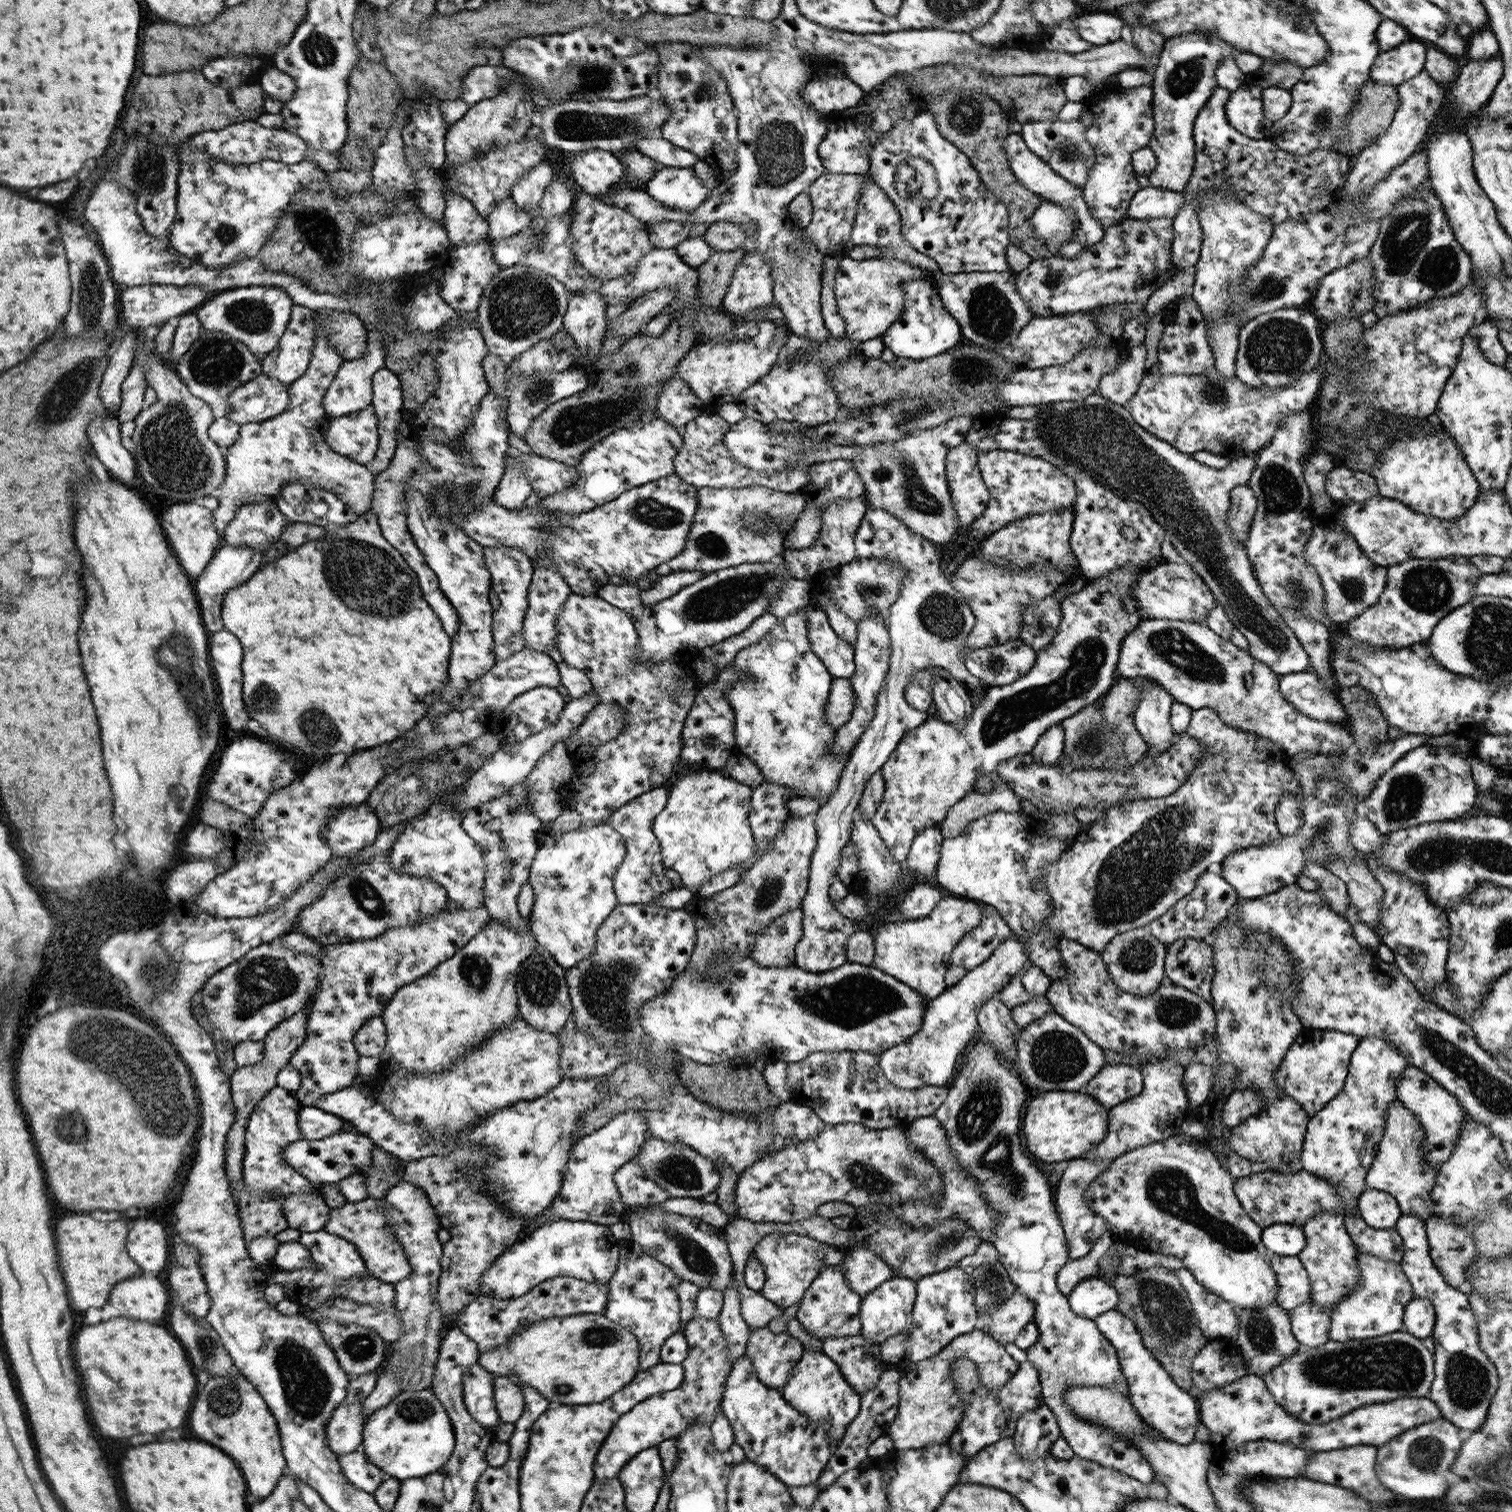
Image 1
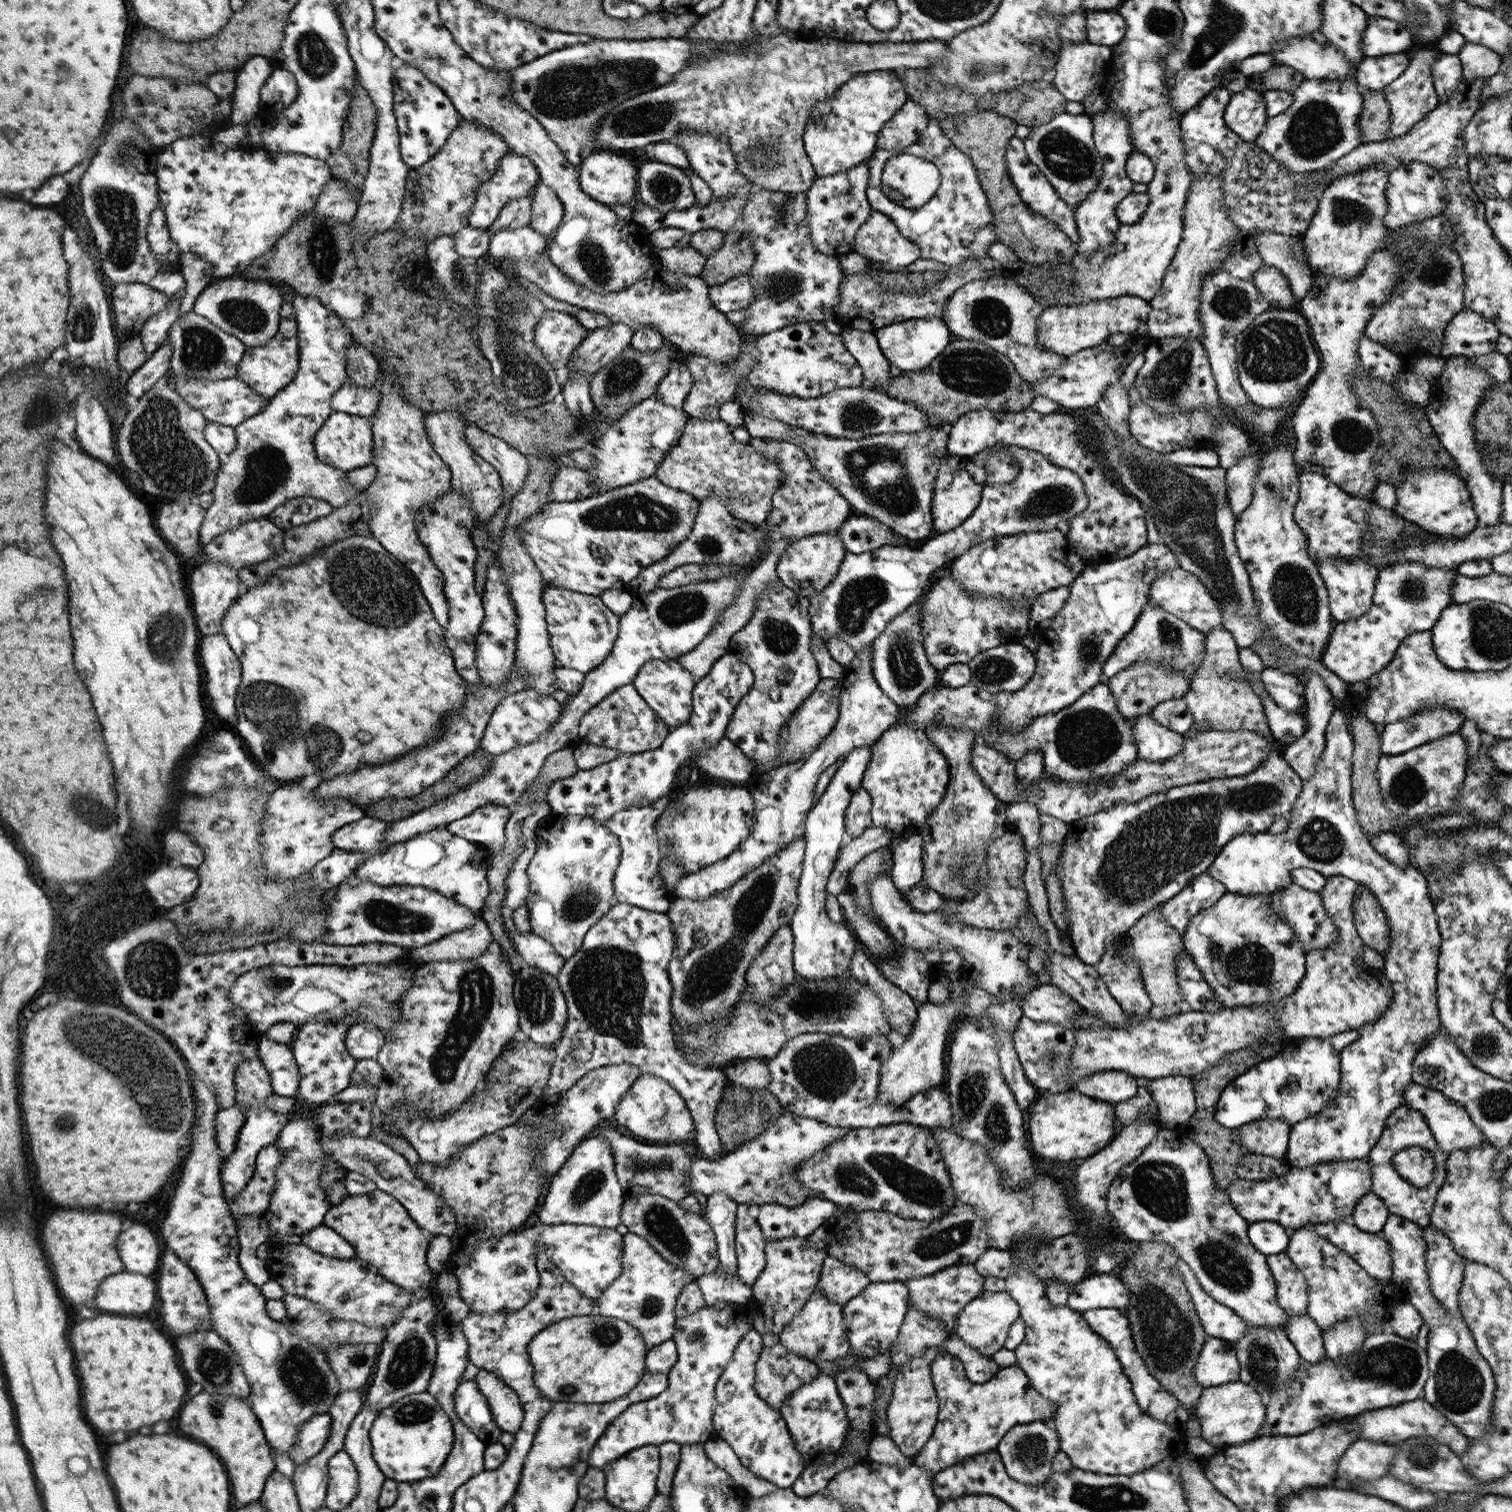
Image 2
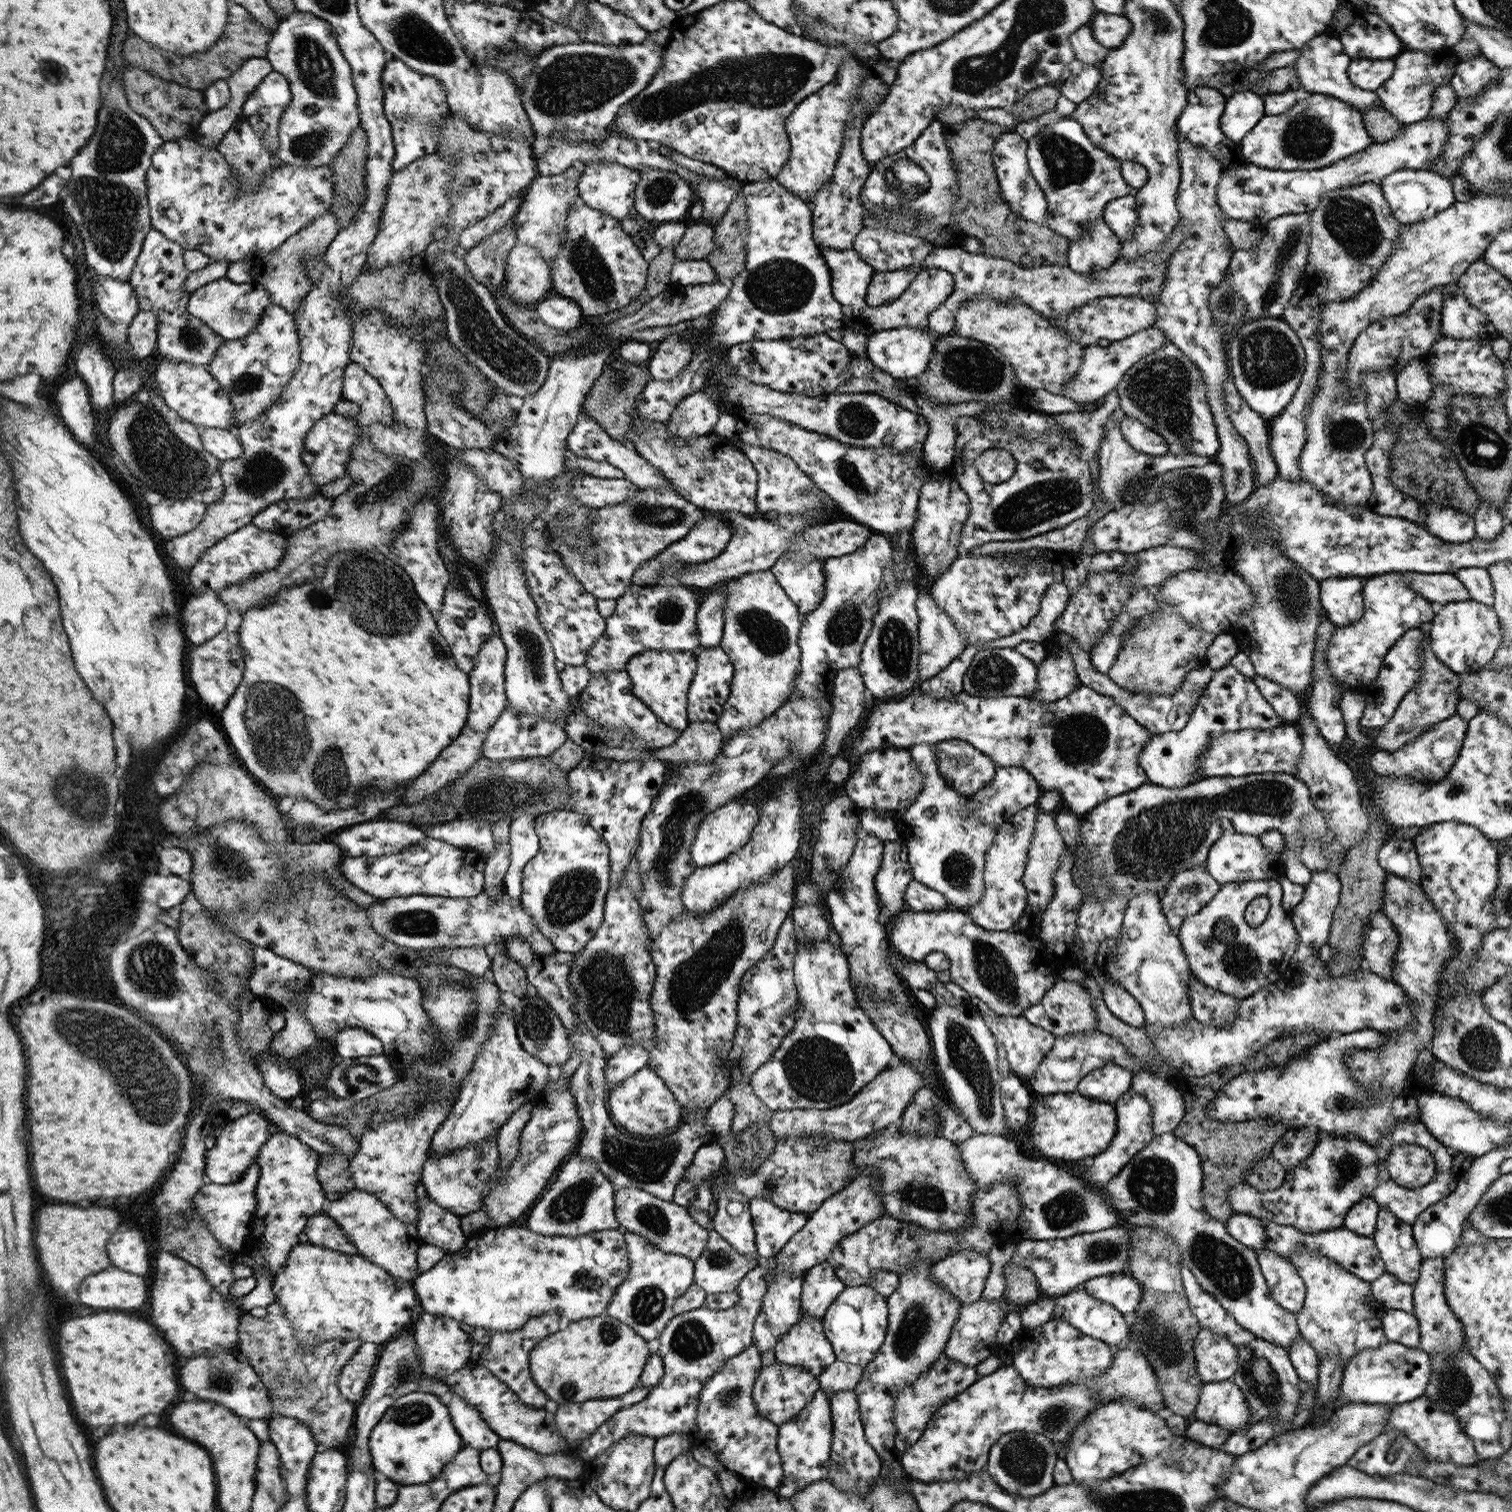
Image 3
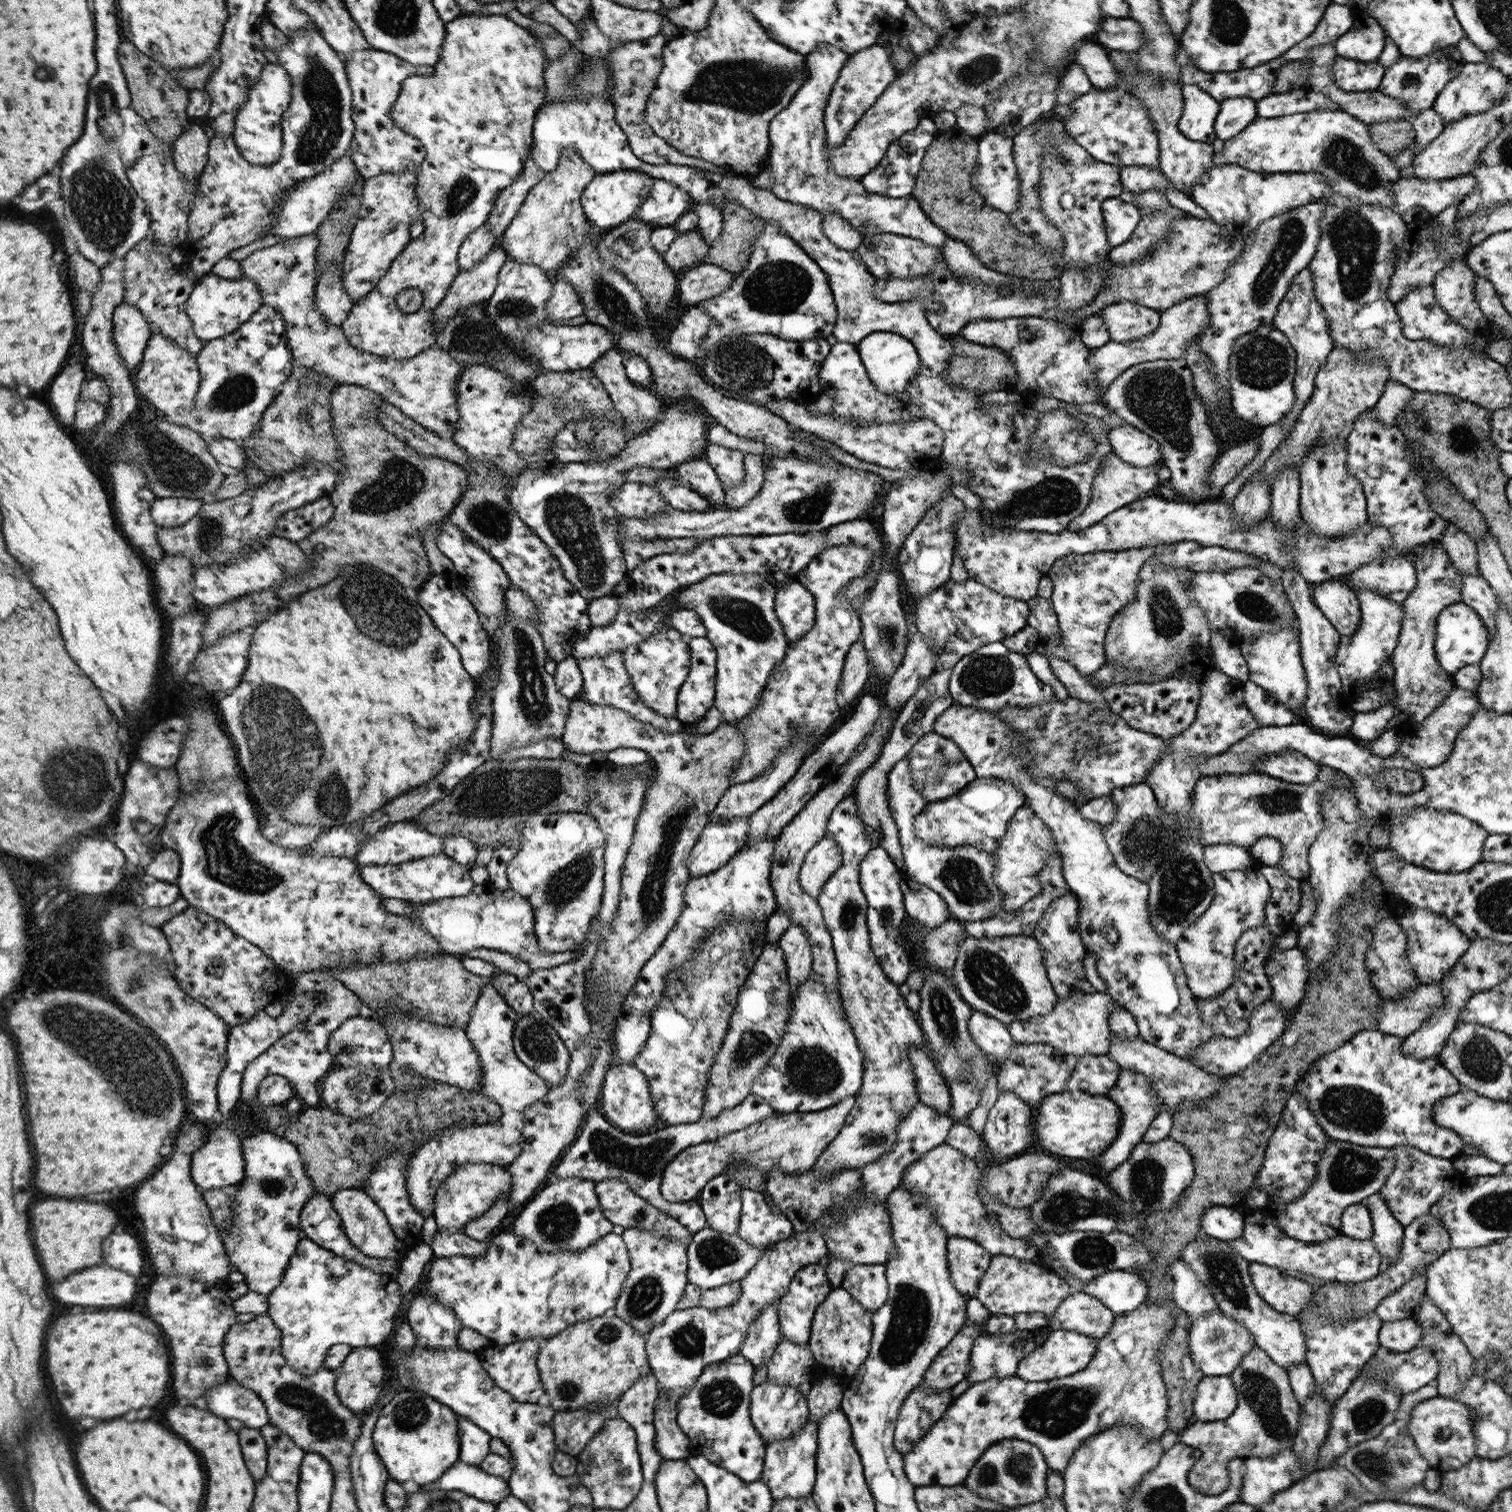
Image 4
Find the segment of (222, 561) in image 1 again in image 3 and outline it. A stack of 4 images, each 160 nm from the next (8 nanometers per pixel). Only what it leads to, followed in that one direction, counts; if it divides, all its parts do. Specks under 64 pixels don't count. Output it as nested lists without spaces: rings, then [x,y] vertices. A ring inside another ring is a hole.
[[[216,591],[198,593],[184,606],[183,631],[188,645],[202,645],[227,625],[228,607]]]

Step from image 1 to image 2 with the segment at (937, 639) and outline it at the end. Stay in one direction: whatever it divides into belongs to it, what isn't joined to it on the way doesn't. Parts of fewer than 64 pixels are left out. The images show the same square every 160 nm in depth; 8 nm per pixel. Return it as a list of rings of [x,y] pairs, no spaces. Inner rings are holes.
[[[853,514],[838,528],[838,536],[847,553],[862,554],[885,544],[911,546],[907,537],[894,532],[875,518]],[[871,746],[857,748],[846,755],[824,794],[821,794],[807,816],[806,858],[803,861],[803,874],[799,880],[799,907],[795,910],[789,927],[794,933],[794,965],[797,973],[808,980],[842,980],[849,972],[858,939],[847,921],[832,922],[827,915],[827,880],[836,868],[839,852],[845,844],[844,815],[851,796],[862,786],[863,776],[871,759]]]

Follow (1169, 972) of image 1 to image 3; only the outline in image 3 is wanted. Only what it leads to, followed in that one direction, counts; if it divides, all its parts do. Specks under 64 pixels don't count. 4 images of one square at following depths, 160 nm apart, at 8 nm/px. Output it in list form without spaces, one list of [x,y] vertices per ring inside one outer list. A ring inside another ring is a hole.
[[[1191,976],[1188,989],[1193,1018],[1206,1026],[1225,1026],[1235,1022],[1239,998],[1208,988]]]

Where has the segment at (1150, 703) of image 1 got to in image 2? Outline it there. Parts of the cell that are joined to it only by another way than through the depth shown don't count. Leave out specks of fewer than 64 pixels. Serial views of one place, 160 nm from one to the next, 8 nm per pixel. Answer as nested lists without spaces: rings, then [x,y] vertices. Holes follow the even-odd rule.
[[[1148,713],[1134,718],[1132,726],[1138,759],[1163,762],[1184,748],[1186,735],[1158,724]]]

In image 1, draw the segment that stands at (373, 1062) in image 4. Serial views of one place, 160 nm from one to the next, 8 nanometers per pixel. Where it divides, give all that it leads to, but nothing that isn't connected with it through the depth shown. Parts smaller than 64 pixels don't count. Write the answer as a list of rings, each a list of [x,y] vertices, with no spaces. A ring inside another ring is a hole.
[[[382,1015],[369,1018],[359,1028],[354,1041],[361,1057],[379,1057],[387,1042],[387,1025]]]

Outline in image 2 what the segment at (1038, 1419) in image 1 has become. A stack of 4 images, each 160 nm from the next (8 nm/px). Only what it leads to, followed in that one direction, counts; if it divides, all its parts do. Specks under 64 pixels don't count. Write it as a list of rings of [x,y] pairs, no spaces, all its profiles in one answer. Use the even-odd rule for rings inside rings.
[[[1039,1420],[1028,1424],[1018,1424],[1002,1437],[995,1450],[1001,1456],[1010,1478],[1016,1482],[1036,1486],[1044,1484],[1053,1473],[1051,1466],[1059,1451],[1059,1436],[1057,1430],[1049,1422]]]

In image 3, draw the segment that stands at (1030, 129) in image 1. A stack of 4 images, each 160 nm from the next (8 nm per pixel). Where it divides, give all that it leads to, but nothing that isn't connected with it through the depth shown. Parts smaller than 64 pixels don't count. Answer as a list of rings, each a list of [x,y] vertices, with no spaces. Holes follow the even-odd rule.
[[[1064,117],[1054,124],[1040,128],[1038,134],[1027,141],[1026,156],[1032,177],[1044,191],[1047,200],[1046,226],[1060,234],[1060,237],[1068,238],[1069,243],[1082,237],[1087,224],[1103,218],[1108,201],[1128,196],[1132,190],[1121,176],[1121,162],[1094,147],[1084,133],[1084,127],[1070,118]]]

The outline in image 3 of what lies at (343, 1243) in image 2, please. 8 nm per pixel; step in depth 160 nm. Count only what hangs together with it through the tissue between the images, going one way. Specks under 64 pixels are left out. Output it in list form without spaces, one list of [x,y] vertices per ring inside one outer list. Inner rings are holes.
[[[325,1213],[307,1220],[305,1231],[308,1243],[332,1249],[347,1255],[358,1255],[356,1245],[349,1241],[346,1233]]]

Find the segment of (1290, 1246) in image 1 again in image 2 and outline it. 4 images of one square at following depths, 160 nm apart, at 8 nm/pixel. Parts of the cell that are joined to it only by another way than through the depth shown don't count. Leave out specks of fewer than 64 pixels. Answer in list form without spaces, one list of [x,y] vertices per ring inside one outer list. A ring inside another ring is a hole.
[[[1270,1221],[1249,1222],[1247,1235],[1254,1248],[1265,1255],[1285,1252],[1290,1240],[1282,1225]]]

